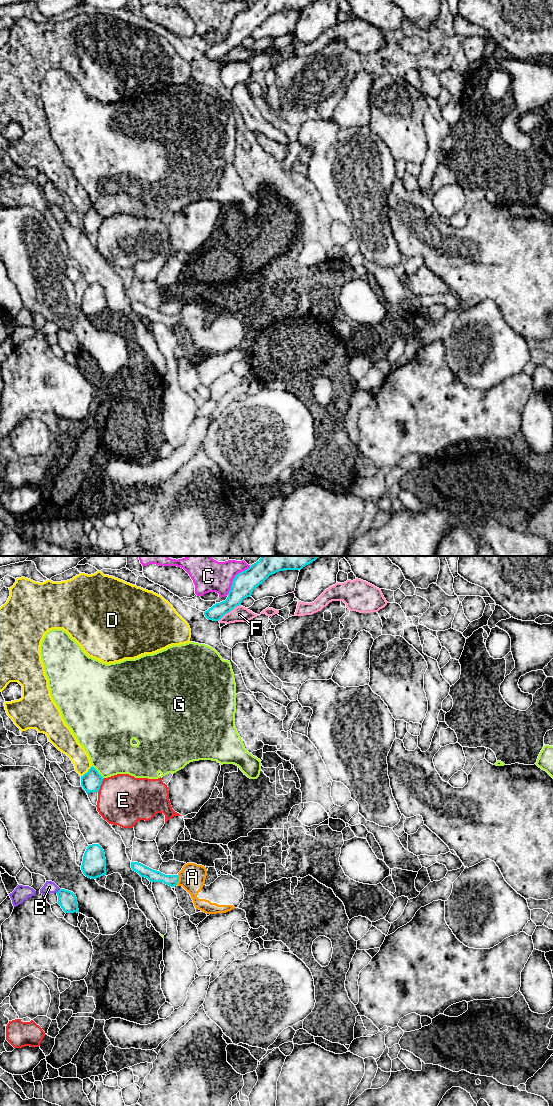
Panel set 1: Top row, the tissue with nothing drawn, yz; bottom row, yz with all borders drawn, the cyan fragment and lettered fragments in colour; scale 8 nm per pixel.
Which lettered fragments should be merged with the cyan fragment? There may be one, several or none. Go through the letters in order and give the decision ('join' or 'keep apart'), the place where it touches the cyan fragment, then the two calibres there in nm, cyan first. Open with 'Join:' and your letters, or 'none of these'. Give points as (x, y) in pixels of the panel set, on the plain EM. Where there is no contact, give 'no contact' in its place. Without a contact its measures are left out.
Join: none of these
A: keep apart; contact yz (178, 320); calibres 100 and 220 nm
B: keep apart; contact yz (59, 330); calibres 150 and 100 nm
C: keep apart; contact yz (234, 18); calibres 180 and 260 nm
D: keep apart; contact yz (88, 211); calibres 160 and 140 nm
E: keep apart; contact yz (100, 225); calibres 160 and 420 nm
F: keep apart; contact yz (229, 51); calibres 180 and 130 nm
G: keep apart; contact yz (97, 212); calibres 160 and 380 nm

